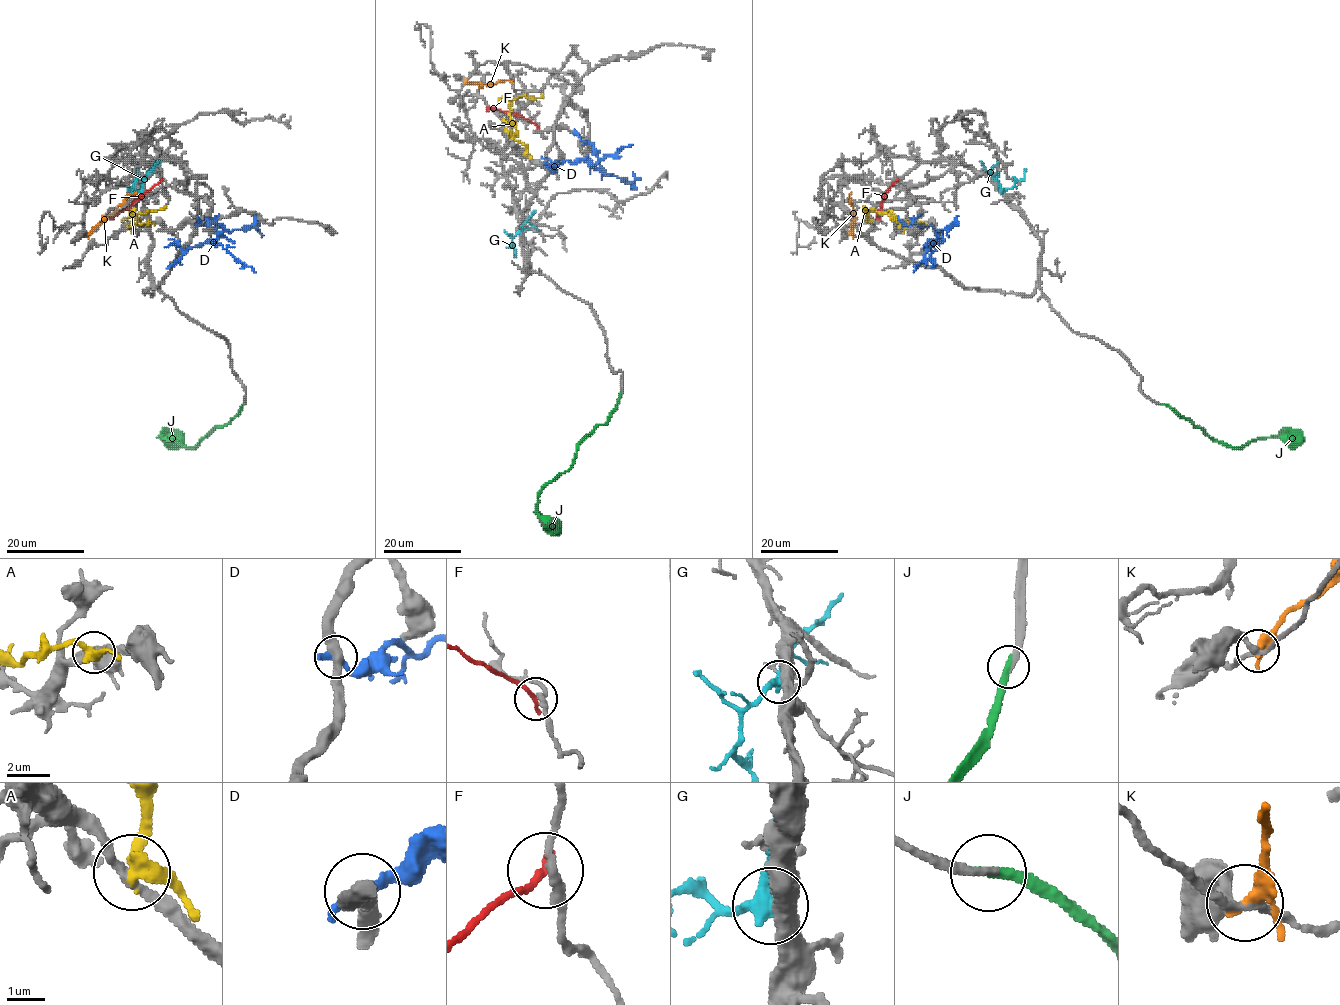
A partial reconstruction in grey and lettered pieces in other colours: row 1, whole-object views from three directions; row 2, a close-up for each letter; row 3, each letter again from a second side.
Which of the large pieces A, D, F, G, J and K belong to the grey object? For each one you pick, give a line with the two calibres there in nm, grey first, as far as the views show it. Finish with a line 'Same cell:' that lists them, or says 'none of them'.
J: 260 nm thick on the grey side, 340 nm on the other
Same cell: J

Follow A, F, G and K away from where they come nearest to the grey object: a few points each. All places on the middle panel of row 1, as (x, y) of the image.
A: (525, 153), (526, 147), (515, 140), (516, 128), (509, 116), (508, 102), (519, 95), (535, 98), (542, 93)
F: (538, 126), (512, 113), (495, 109), (486, 111)
G: (519, 232), (534, 210)
K: (466, 81), (479, 84), (495, 84), (504, 80), (514, 82)

